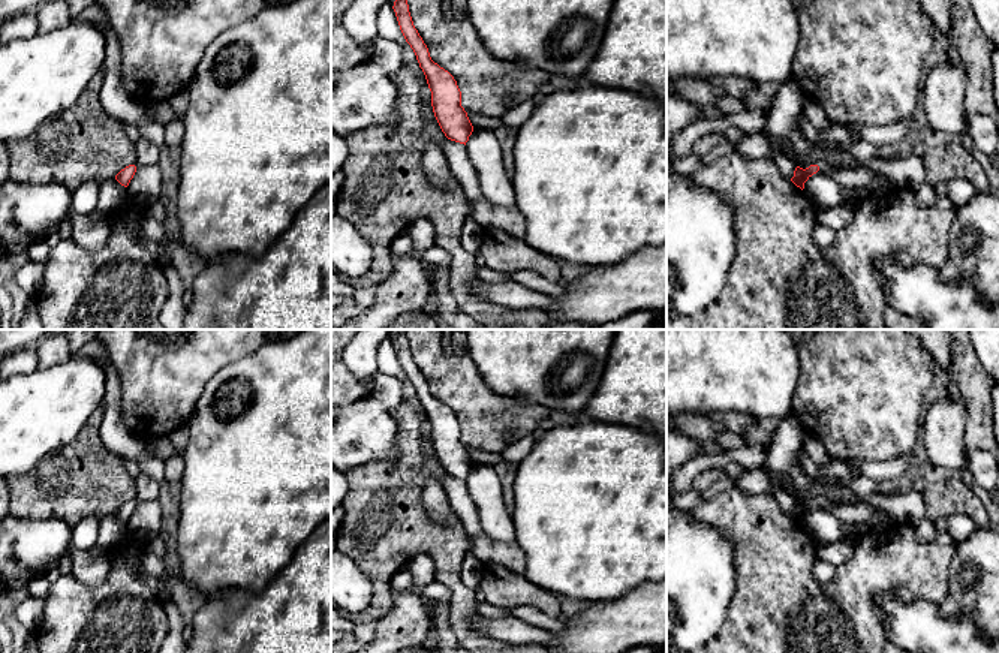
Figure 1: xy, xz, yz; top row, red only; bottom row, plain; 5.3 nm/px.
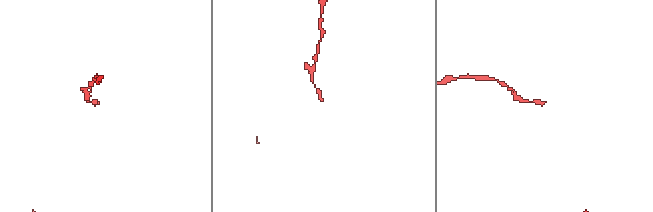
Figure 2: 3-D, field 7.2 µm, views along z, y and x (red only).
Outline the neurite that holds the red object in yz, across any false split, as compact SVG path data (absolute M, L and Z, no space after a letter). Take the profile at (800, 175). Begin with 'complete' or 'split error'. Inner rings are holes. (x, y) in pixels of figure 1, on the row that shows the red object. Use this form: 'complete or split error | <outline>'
complete | M810 165L809 168L803 169L800 166L795 168L794 171L794 177L791 178L791 181L800 187L801 190L804 189L804 183L819 171L818 165Z

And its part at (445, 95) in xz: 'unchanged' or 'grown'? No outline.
unchanged

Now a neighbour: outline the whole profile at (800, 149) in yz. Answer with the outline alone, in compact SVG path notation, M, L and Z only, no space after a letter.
M798 118L789 132L788 144L791 153L789 157L795 165L804 160L810 162L812 165L818 165L822 169L836 166L858 168L860 165L863 165L845 151L816 148L812 141L804 138L798 124Z

